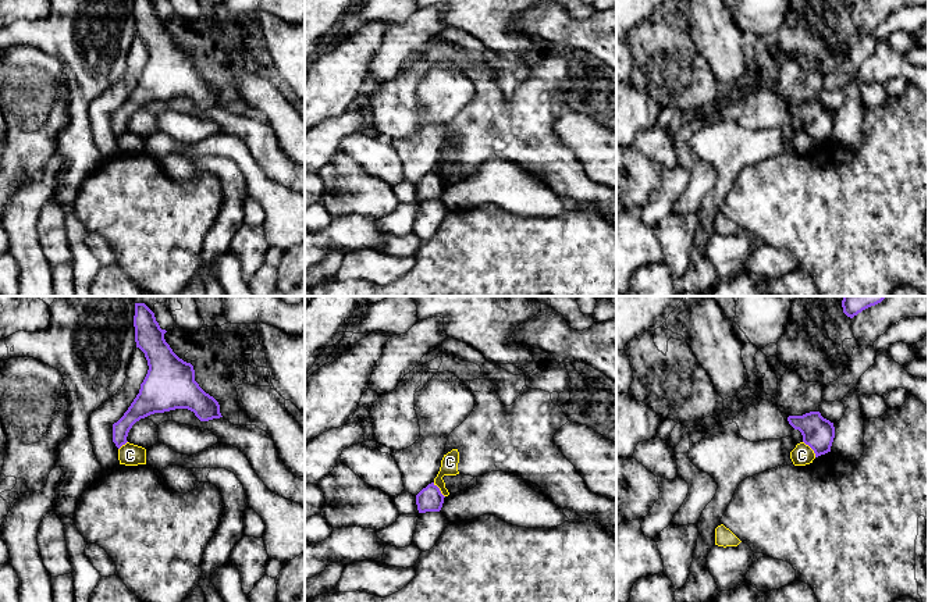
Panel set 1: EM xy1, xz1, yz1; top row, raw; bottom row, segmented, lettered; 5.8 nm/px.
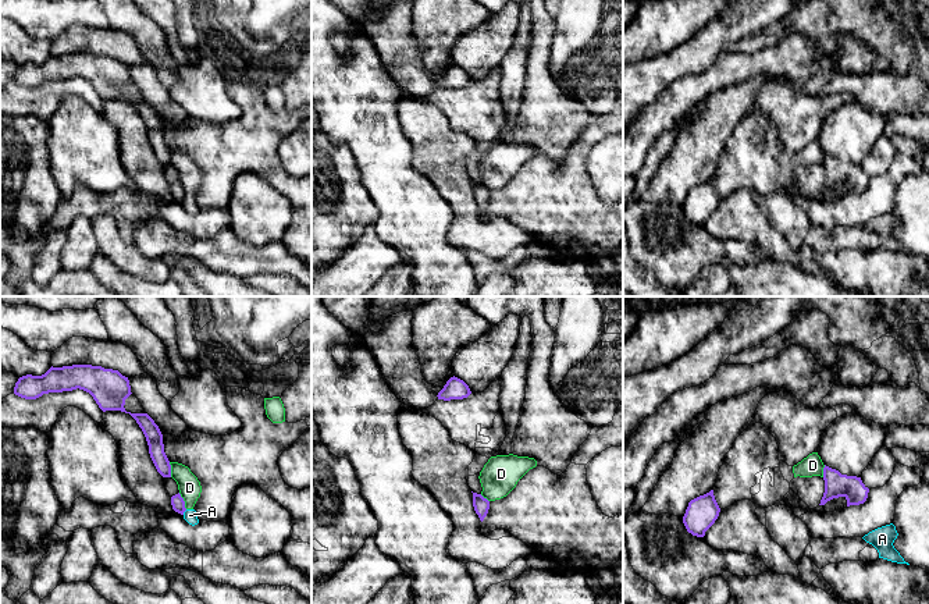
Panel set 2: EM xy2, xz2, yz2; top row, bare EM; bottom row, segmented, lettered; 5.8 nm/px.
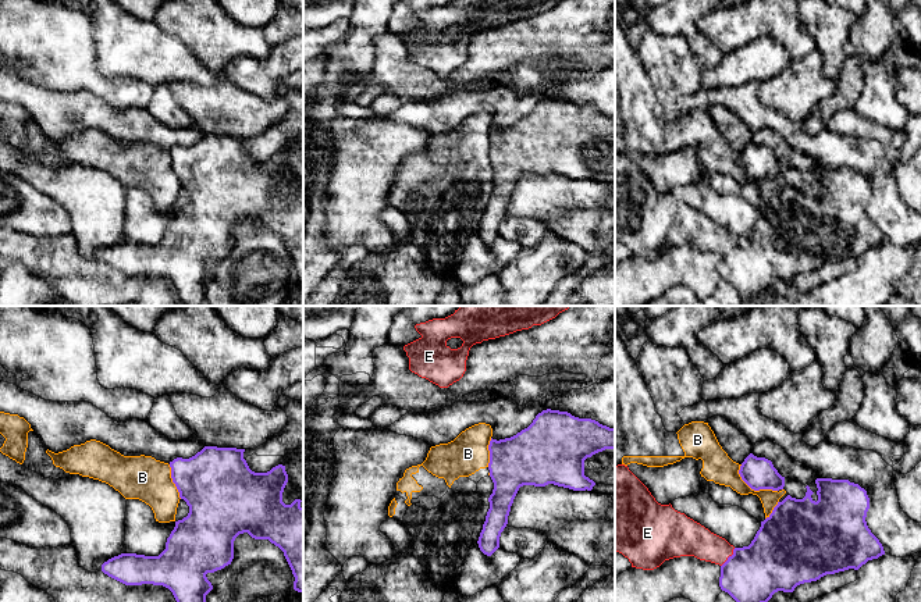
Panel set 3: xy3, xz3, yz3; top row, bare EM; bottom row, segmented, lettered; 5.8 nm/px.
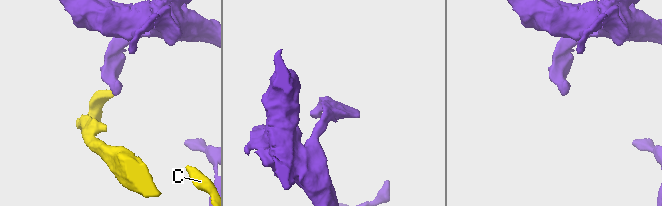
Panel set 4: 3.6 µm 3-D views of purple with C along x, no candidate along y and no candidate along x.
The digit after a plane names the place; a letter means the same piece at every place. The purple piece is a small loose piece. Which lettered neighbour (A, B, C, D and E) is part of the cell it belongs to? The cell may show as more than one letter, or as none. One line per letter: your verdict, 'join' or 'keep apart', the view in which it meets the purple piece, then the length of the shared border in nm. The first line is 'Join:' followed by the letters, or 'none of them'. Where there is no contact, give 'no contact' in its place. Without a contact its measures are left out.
Join: E
A: keep apart; contact in xy2; length 40 nm
B: keep apart; contact in yz3; length 260 nm
C: keep apart; contact in yz1; length 120 nm
D: keep apart; contact in xy2; length 110 nm
E: join; contact in yz3; length 140 nm

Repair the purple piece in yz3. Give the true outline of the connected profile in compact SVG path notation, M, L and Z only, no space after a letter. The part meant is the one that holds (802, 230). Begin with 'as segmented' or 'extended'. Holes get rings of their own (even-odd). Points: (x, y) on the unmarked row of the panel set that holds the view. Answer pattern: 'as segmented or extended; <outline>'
extended; M615 153L615 239L622 242L625 246L629 247L632 256L643 257L643 259L654 259L659 256L665 249L680 246L680 245L694 245L700 249L711 250L721 254L721 266L719 266L719 275L722 279L728 281L740 295L743 300L753 299L755 295L761 292L767 292L772 284L778 279L783 281L793 281L794 277L804 271L817 270L826 263L835 263L839 260L844 260L849 257L858 259L863 253L868 249L878 247L879 245L885 243L883 235L879 228L871 221L867 214L865 206L870 197L870 186L867 179L861 177L858 172L850 171L849 168L832 168L832 167L817 167L815 168L818 179L818 189L815 190L811 184L814 182L810 175L807 174L807 181L803 188L796 188L787 184L782 190L774 196L772 202L761 210L761 215L757 220L754 228L748 235L735 236L730 234L725 227L711 221L708 217L701 214L700 211L694 210L693 207L687 206L684 202L680 202L672 196L672 193L661 193L655 189L651 184L648 177L629 158L625 153Z

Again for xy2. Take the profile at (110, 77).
as segmented; M92 53L50 56L42 64L26 63L18 67L14 82L25 88L36 88L43 82L72 78L89 81L99 96L129 102L142 117L150 146L163 166L171 166L171 153L164 141L163 122L147 102L127 100L125 88L132 82L128 65L118 58Z

